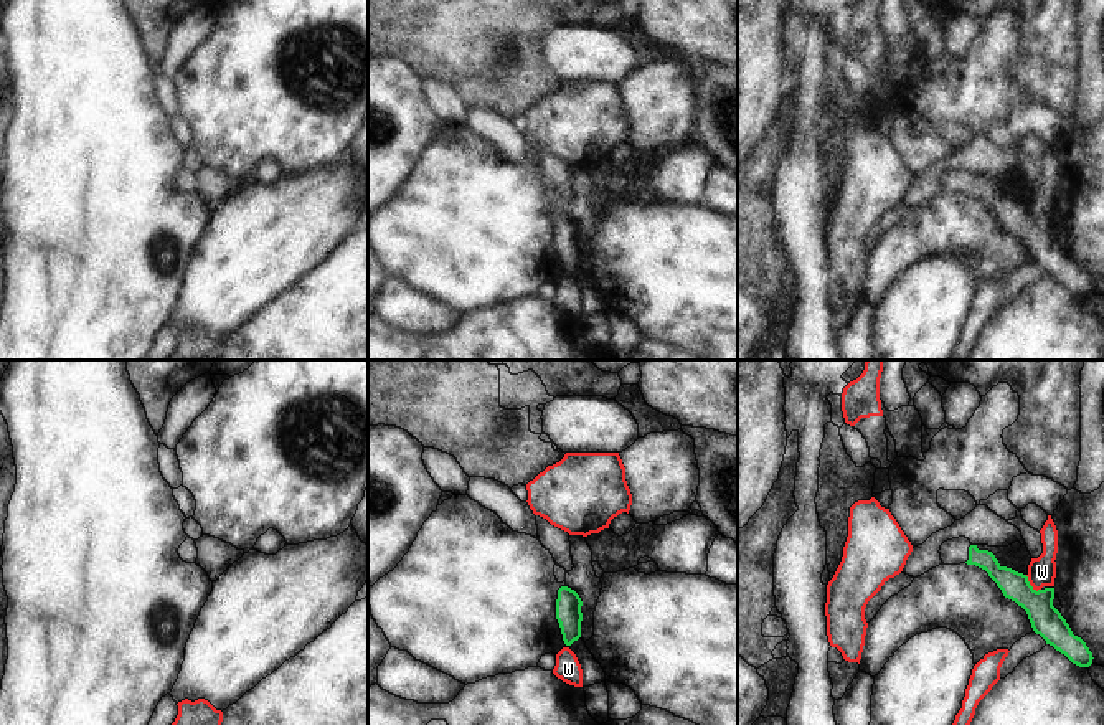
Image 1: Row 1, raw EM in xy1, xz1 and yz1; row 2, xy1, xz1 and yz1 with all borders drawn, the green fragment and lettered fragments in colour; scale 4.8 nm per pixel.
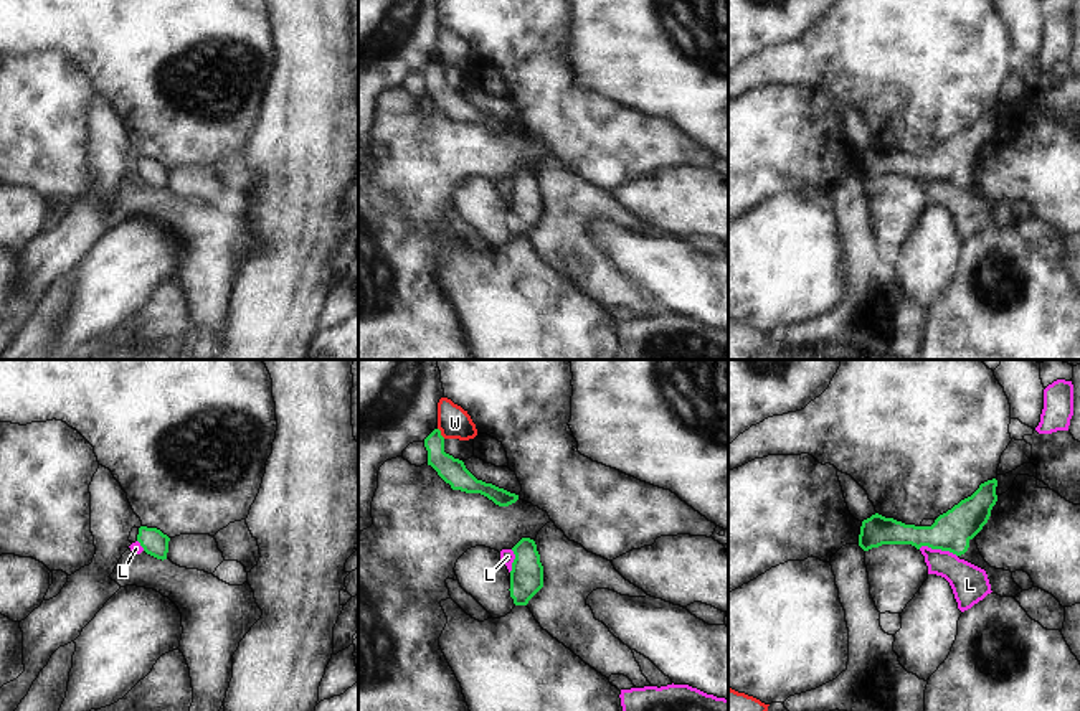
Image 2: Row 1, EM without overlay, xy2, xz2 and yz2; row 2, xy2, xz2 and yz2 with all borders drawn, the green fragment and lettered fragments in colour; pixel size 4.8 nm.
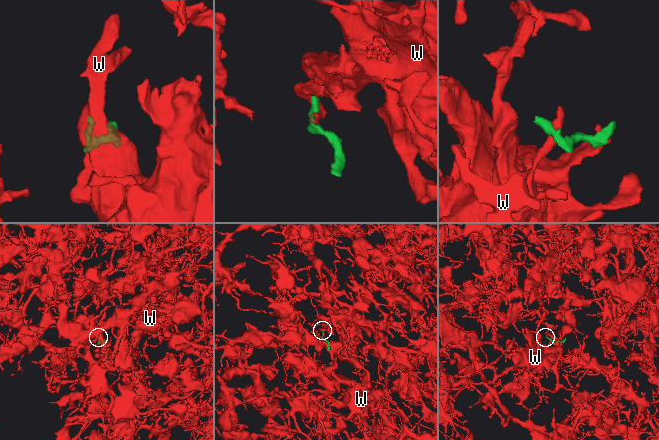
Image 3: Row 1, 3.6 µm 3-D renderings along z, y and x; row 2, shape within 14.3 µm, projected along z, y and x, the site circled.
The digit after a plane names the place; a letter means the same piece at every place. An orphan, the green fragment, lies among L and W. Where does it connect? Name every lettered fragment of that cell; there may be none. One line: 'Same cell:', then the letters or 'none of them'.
Same cell: none of them

